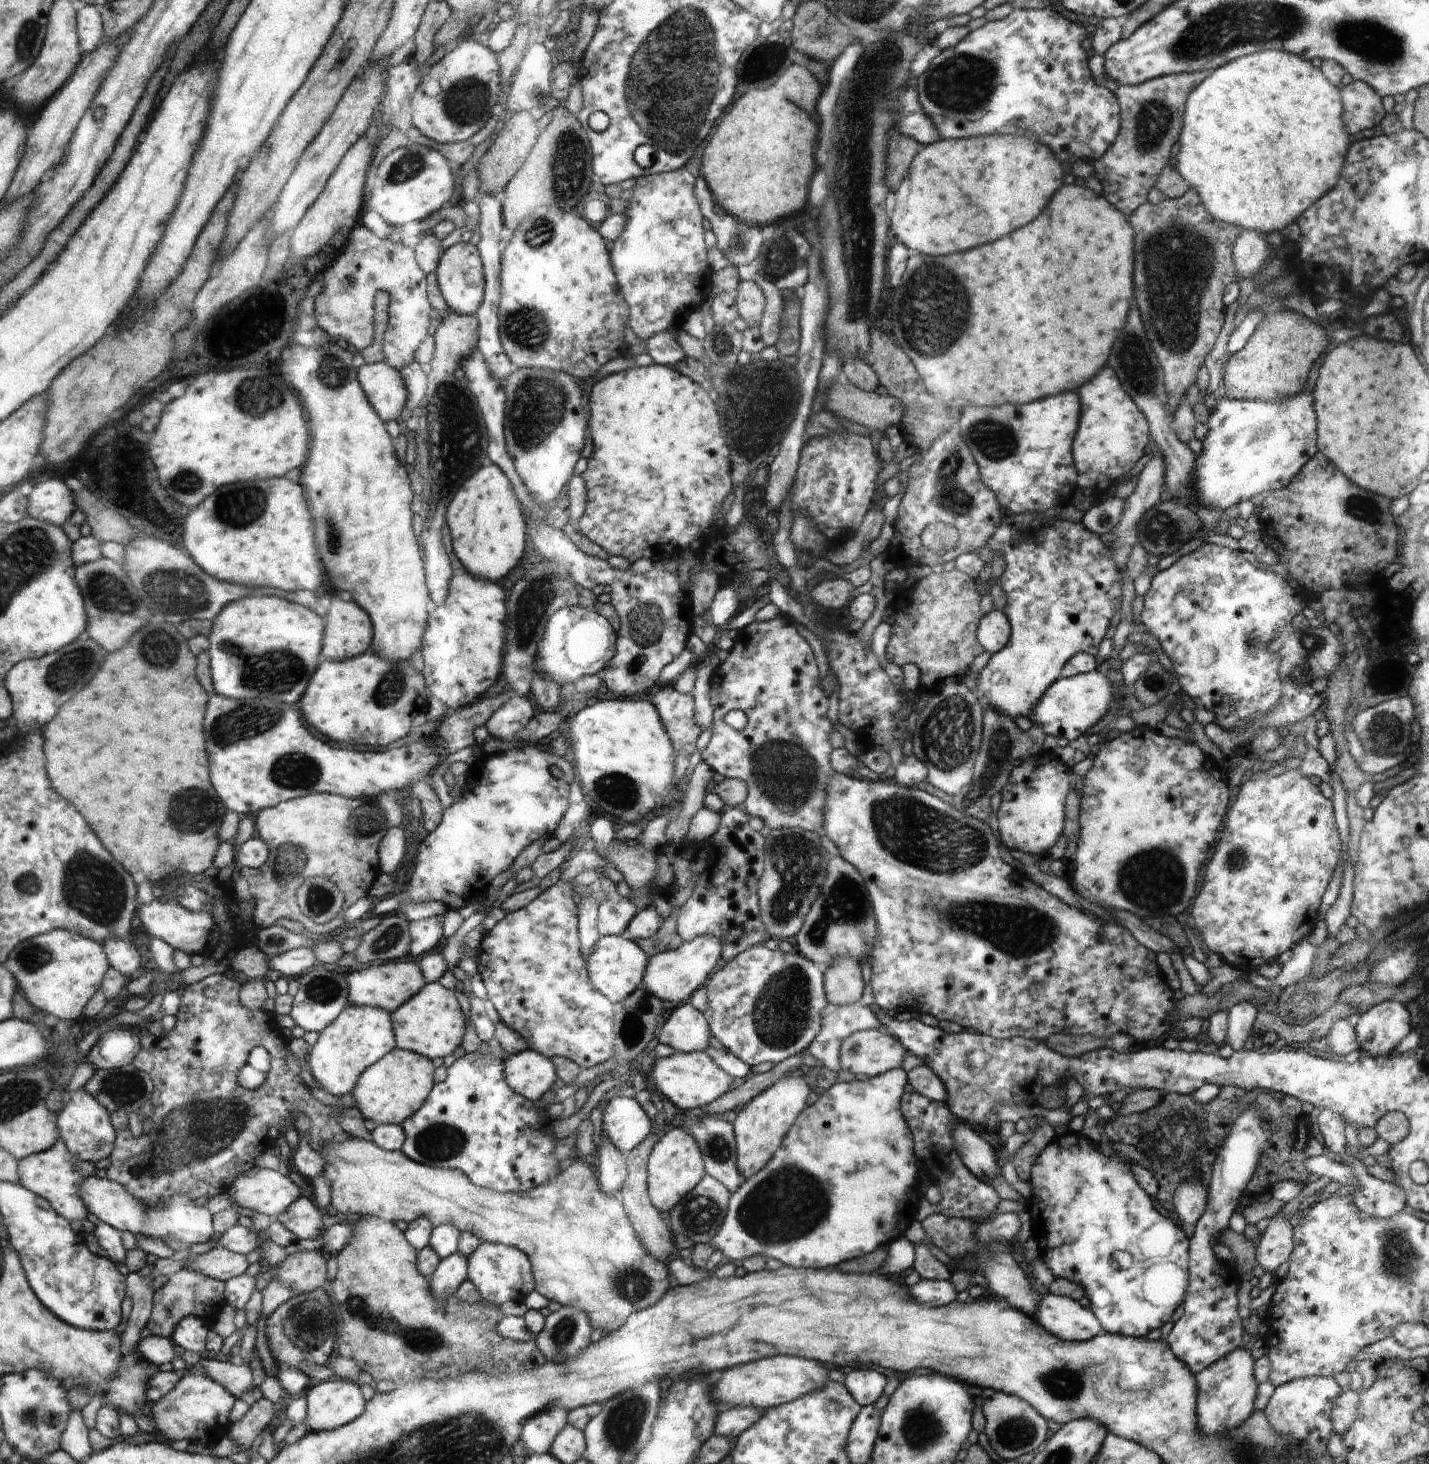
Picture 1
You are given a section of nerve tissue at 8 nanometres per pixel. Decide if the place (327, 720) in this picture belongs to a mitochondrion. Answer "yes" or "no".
no

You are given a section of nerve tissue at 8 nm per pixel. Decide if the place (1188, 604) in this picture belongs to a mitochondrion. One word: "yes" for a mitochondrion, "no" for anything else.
no

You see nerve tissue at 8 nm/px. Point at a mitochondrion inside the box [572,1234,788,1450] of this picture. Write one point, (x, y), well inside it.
(634, 1286)

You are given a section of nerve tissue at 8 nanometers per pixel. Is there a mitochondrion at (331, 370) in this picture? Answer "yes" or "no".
yes

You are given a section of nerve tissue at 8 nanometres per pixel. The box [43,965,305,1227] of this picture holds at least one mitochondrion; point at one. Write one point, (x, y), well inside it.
(206, 1125)

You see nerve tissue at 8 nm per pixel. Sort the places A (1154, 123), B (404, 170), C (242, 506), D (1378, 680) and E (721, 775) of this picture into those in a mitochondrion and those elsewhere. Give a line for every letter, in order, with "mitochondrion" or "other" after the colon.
A: mitochondrion
B: mitochondrion
C: mitochondrion
D: mitochondrion
E: other

